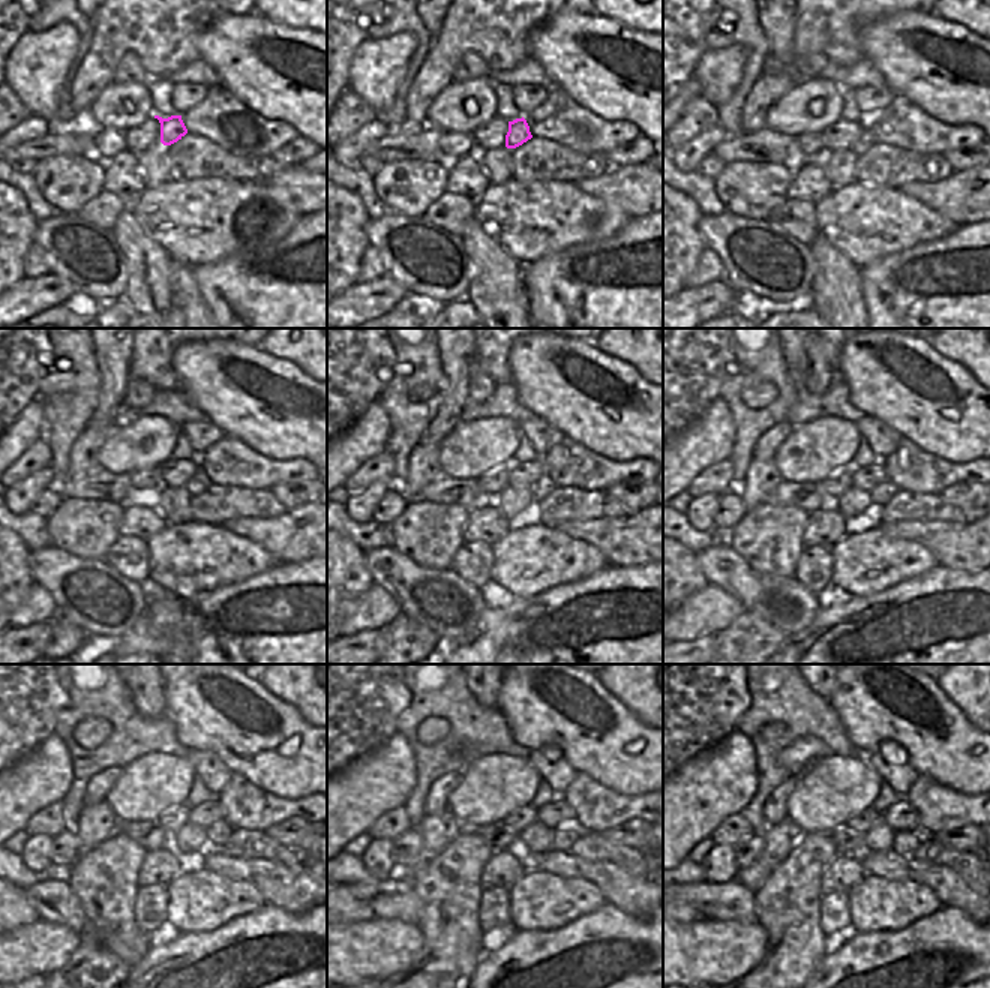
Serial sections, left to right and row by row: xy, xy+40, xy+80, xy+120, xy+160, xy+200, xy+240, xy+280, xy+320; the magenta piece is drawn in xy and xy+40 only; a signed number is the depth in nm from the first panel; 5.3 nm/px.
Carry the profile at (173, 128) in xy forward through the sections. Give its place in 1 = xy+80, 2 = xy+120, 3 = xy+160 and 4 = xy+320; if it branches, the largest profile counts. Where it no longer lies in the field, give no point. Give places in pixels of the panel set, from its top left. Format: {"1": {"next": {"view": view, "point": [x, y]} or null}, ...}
{"1": {"next": {"view": "xy+80", "point": [866, 141]}}, "2": {"next": {"view": "xy+120", "point": [198, 483]}}, "3": {"next": {"view": "xy+160", "point": [545, 486]}}, "4": {"next": {"view": "xy+320", "point": [905, 843]}}}

